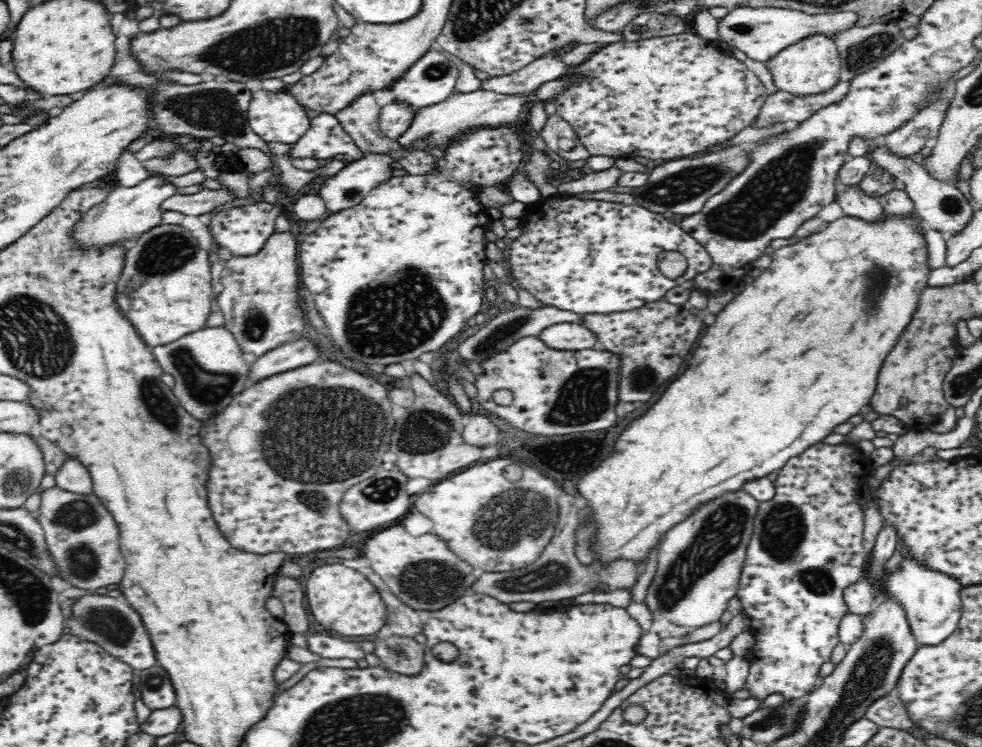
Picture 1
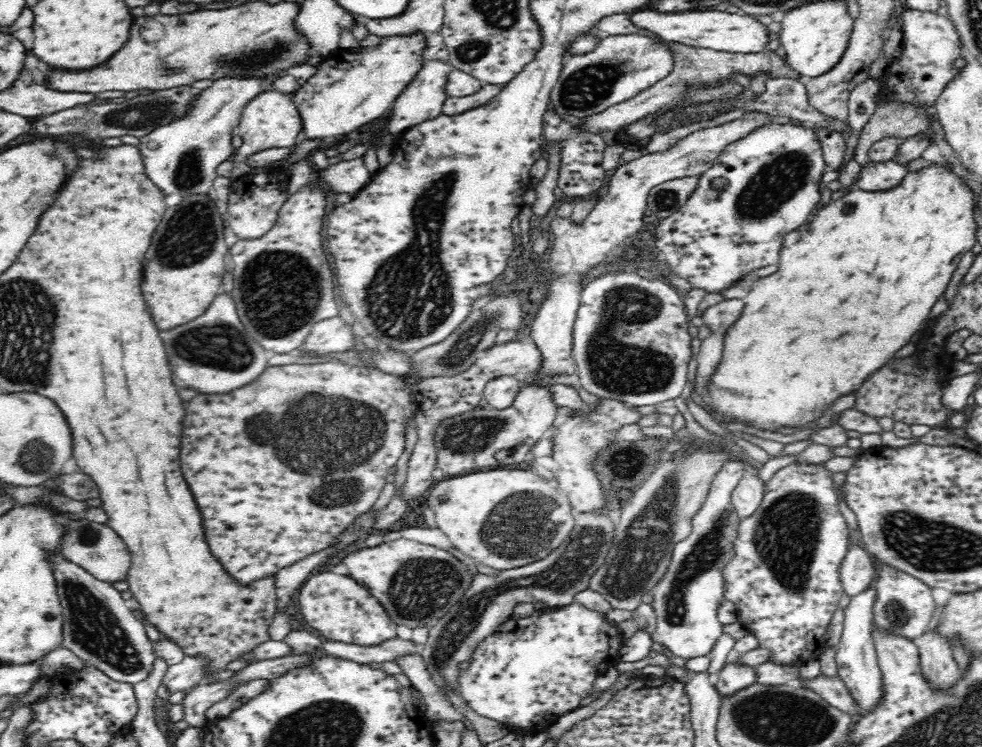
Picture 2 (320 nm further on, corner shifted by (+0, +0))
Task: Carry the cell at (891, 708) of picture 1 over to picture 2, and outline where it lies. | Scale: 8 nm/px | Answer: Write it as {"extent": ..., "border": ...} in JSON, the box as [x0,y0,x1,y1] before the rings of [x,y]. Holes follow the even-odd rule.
{"extent":[798,674,858,714],"border":[[[820,674],[816,678],[801,678],[798,676],[800,681],[800,687],[808,689],[822,699],[826,700],[830,706],[840,709],[845,713],[856,714],[858,707],[856,707],[856,701],[852,699],[848,687],[844,684],[844,681],[839,676],[826,676]]]}

